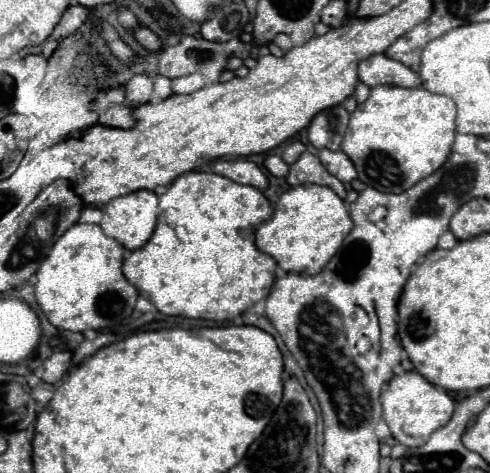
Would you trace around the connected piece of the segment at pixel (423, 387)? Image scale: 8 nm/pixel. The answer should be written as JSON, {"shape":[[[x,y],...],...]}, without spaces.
{"shape":[[[416,370],[392,376],[380,394],[380,404],[384,422],[388,424],[392,436],[404,446],[422,446],[436,428],[450,420],[454,412],[454,400],[448,396],[448,392],[420,376]]]}

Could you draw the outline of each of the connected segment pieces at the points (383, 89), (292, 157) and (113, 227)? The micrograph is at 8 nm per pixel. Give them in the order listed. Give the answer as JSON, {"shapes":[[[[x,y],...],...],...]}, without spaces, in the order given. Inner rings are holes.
{"shapes":[[[[376,86],[372,88],[366,102],[362,102],[350,116],[348,132],[342,142],[342,150],[356,164],[358,180],[380,192],[406,192],[410,186],[436,172],[448,158],[456,136],[456,104],[448,96],[428,92],[422,86],[400,88],[400,86]]],[[[290,142],[290,144],[284,148],[282,158],[284,158],[284,162],[286,162],[286,164],[294,164],[294,162],[296,162],[296,158],[298,158],[304,150],[306,150],[306,146],[304,146],[302,142]]],[[[138,190],[114,198],[104,208],[102,230],[124,248],[144,246],[158,224],[158,196],[152,190]]]]}

